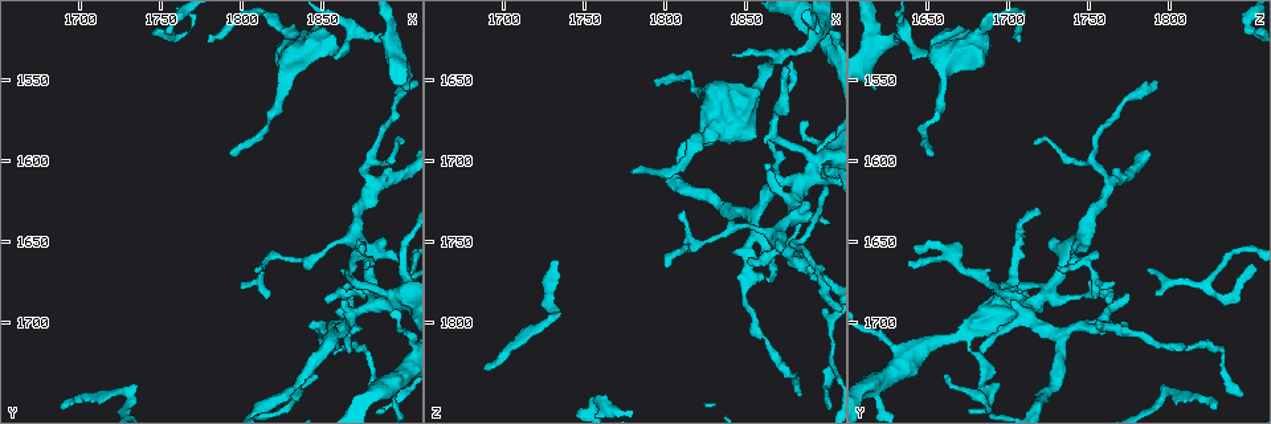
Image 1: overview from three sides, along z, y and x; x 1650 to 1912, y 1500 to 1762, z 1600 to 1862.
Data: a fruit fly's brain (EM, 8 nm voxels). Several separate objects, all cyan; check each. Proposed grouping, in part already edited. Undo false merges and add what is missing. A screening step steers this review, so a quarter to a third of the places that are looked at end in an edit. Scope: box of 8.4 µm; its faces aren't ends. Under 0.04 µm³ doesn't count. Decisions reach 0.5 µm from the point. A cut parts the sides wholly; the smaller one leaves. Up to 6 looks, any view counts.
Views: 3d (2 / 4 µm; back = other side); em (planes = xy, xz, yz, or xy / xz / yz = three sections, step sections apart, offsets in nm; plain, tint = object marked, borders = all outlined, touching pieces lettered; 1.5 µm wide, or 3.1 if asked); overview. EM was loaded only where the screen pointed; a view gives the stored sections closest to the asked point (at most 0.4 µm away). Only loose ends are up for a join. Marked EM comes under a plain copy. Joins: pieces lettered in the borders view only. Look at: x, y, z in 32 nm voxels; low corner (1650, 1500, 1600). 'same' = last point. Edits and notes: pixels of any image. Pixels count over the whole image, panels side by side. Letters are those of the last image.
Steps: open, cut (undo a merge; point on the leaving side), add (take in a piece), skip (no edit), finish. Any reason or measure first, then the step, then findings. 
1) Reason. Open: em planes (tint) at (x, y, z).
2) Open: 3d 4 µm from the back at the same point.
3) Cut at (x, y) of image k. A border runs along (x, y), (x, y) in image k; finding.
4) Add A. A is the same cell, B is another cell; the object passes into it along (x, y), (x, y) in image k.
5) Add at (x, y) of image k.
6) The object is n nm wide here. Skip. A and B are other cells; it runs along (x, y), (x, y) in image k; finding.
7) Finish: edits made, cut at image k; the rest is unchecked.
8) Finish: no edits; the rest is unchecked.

Open: 3d 2 µm at (1864, 1692, 1764).

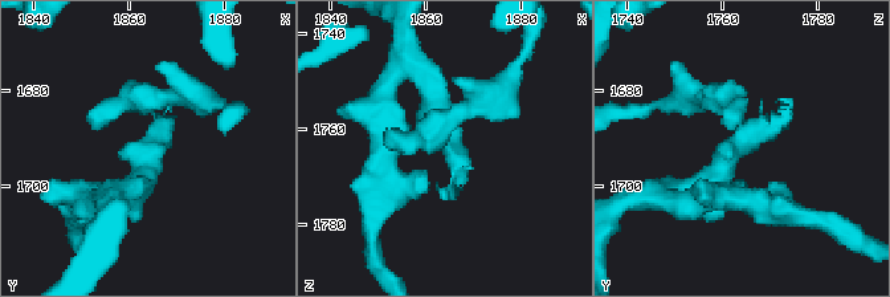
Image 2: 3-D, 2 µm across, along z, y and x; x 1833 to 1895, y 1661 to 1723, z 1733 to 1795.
Shape alone is not enough. Open: em planes (borders) at (1865, 1692, 1764).

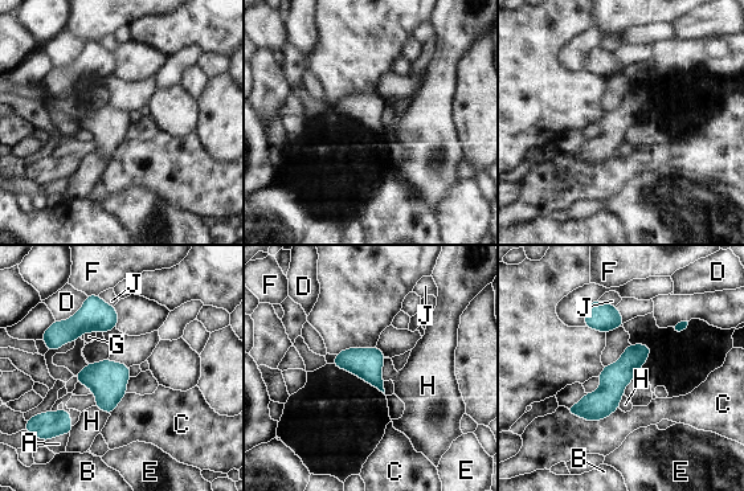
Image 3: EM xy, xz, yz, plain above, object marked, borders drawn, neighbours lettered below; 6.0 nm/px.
The object is 170 nm wide here; the longest contact is with C, 320 nm. Skip. A, B, C, D, E, F, G, H and J are other cells; one cell here.

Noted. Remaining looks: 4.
Branch stops here. Open: em planes (borders) at (1862, 1686, 1700).

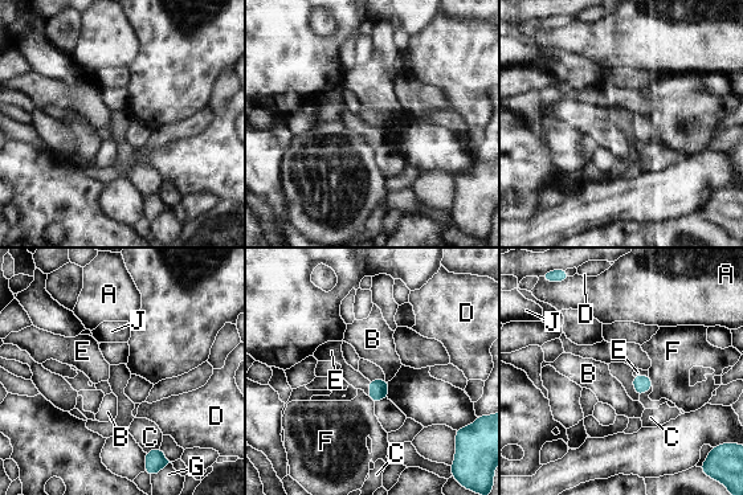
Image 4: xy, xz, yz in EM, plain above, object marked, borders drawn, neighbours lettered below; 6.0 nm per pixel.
Add E. E is the same cell, A, B, C, D, F, G and J are other cells; the object passes into it along (378, 388), (370, 389), (354, 377) in image 4; it goes on there.

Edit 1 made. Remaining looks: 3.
Branch stops here. Open: 3d 2 µm from the back at (1846, 1732, 1660).

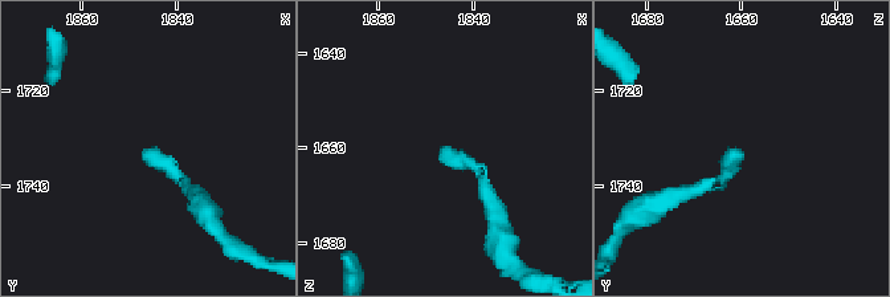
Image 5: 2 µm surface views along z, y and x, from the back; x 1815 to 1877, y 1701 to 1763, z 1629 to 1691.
Open: em planes (borders) at (1846, 1731, 1661).

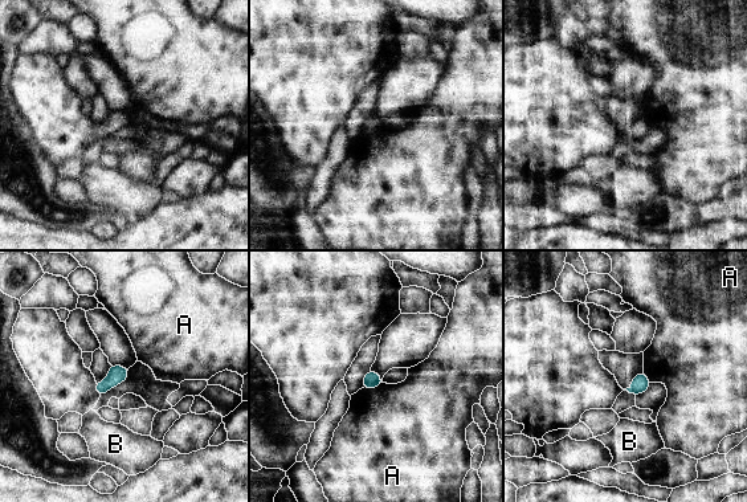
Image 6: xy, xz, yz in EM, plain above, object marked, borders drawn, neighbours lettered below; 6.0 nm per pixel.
The object is 70 nm wide here. Skip. A and B are other cells; a border runs along (383, 382), (375, 387), (363, 388) in image 6; no lettered piece goes on from it.

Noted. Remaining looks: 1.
Finish: edits made, add at image 4; the rest is unchecked.

